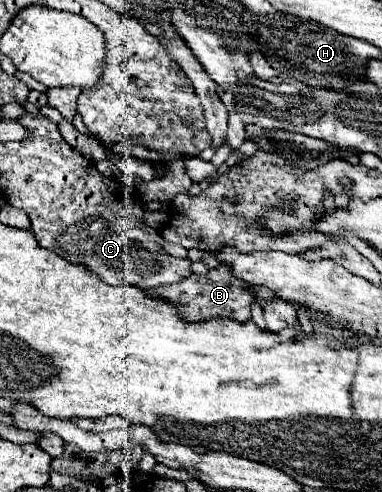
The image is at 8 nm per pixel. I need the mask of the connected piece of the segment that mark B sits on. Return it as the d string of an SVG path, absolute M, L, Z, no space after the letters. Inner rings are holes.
M220 264L216 270L210 270L204 276L190 274L186 280L180 280L170 286L160 286L158 290L150 290L150 296L162 296L170 302L174 302L180 310L180 314L186 320L208 320L212 316L222 316L222 318L236 318L240 322L246 322L250 318L250 302L252 294L246 288L246 284L230 274L226 270L226 264Z

